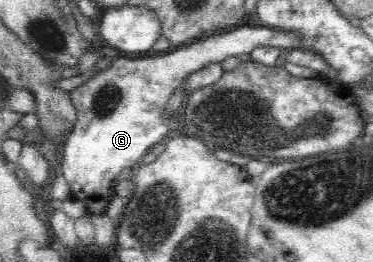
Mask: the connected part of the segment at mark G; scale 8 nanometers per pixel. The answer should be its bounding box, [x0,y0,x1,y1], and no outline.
[61,26,302,217]

